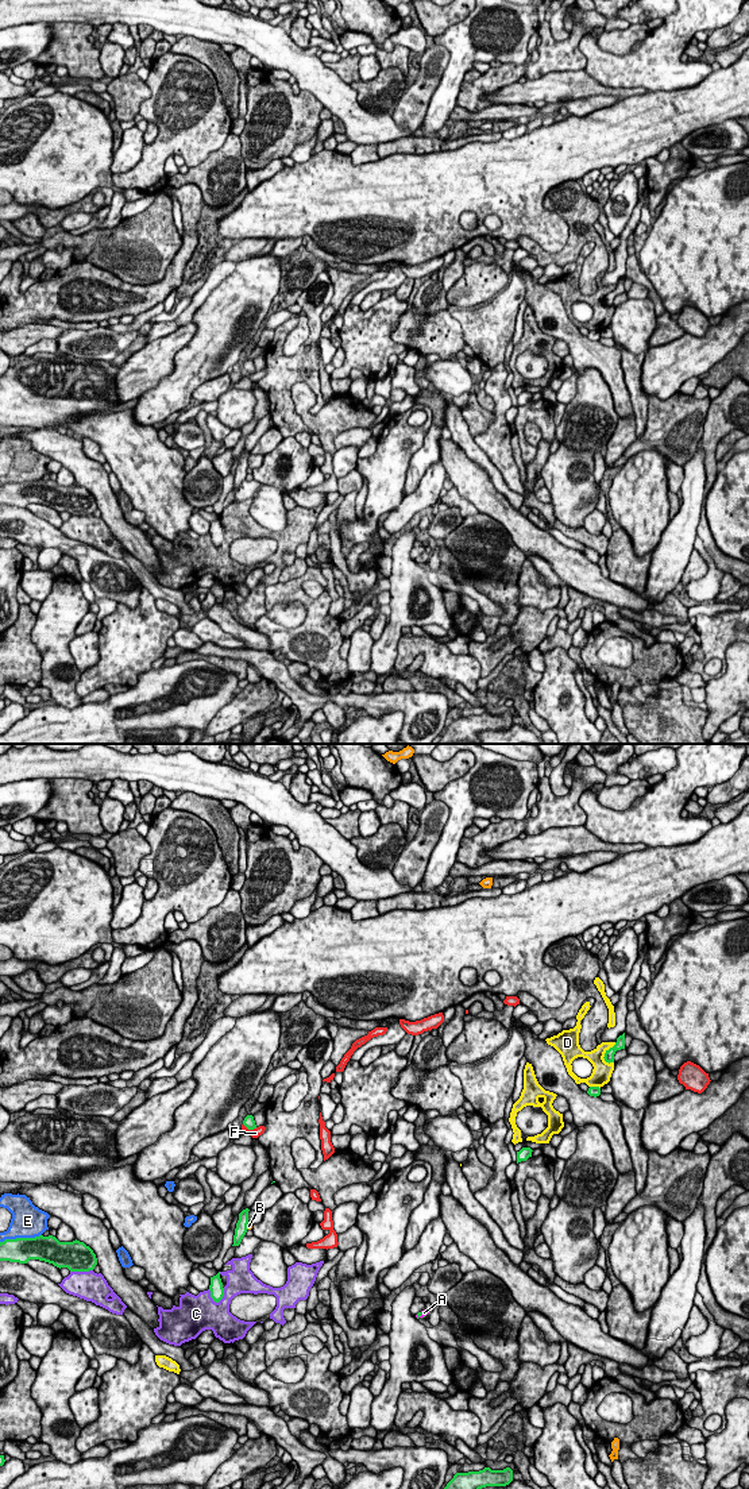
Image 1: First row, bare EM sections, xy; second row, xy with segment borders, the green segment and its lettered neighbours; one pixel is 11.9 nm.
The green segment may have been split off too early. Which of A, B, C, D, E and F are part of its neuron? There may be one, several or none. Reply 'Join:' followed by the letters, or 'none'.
Join: A

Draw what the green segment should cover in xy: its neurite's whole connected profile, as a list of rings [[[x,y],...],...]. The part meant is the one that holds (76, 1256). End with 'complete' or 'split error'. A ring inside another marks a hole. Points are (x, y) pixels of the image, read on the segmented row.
[[[55,1237],[16,1238],[0,1242],[0,1261],[27,1264],[39,1260],[70,1272],[89,1272],[97,1265],[93,1250],[84,1242],[59,1242]]]; complete

